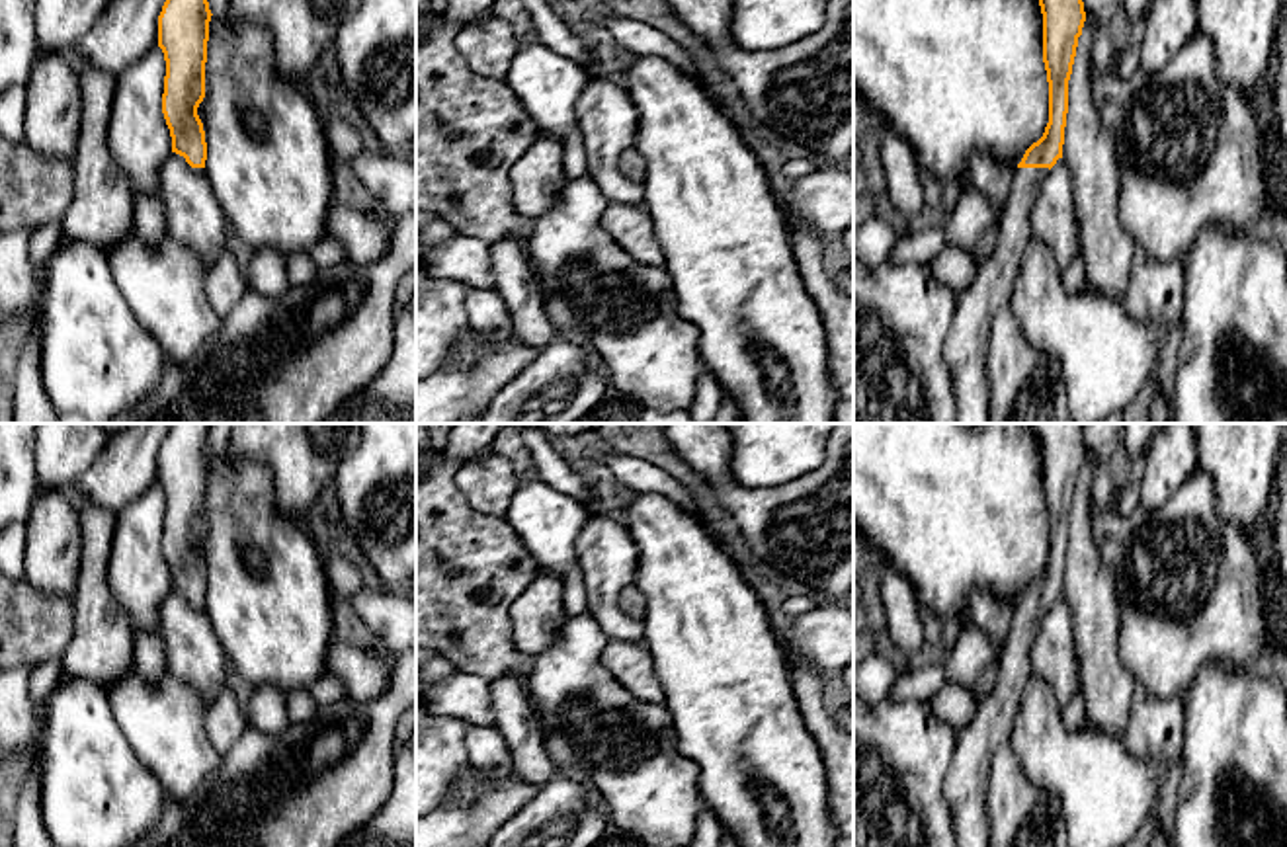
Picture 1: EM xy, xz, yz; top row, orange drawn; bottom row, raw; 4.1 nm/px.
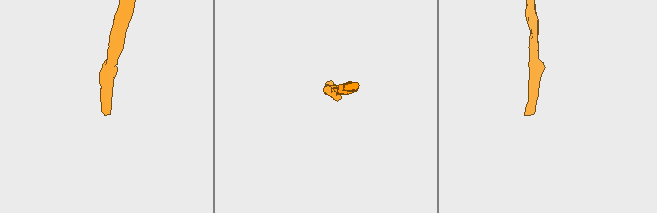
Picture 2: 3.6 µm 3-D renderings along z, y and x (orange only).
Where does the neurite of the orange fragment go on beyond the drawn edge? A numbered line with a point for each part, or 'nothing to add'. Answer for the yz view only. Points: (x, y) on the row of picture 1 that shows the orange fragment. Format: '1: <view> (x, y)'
1: yz (967, 342)

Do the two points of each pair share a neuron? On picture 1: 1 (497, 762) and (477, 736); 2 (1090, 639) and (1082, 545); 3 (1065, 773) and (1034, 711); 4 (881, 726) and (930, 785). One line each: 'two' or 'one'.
1: one
2: one
3: one
4: one

